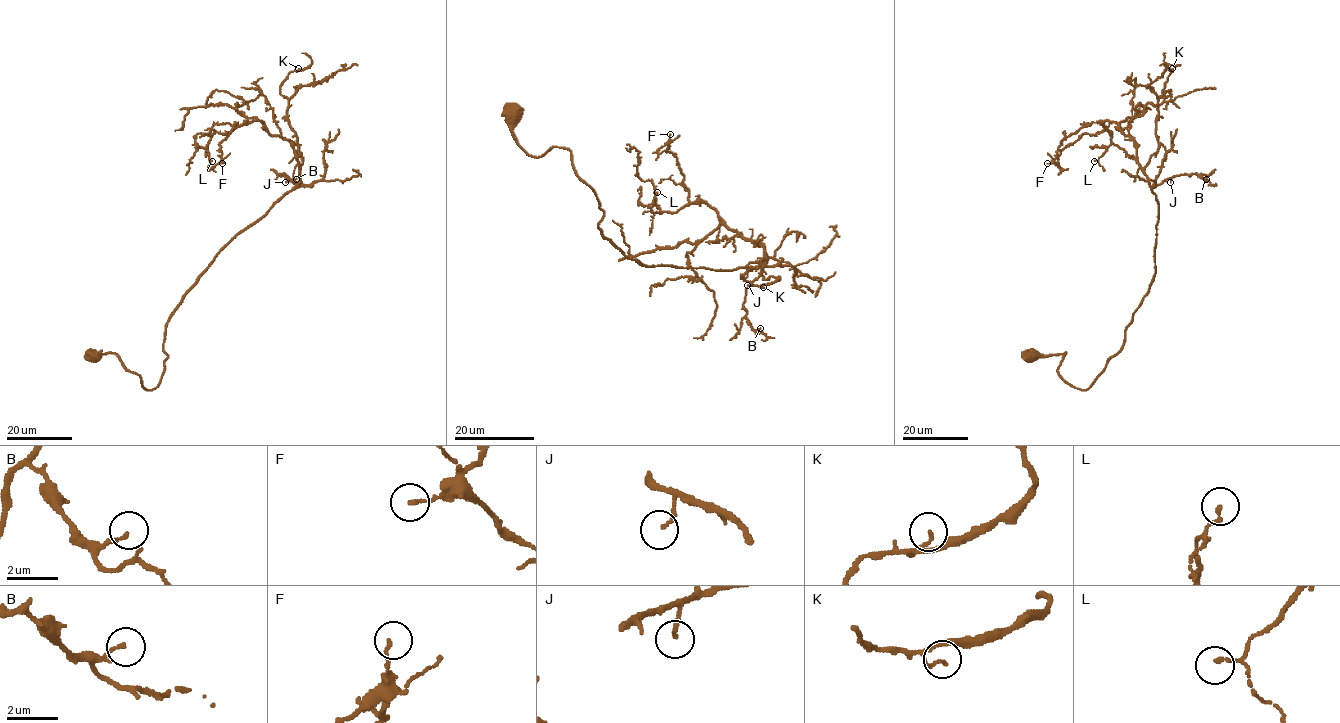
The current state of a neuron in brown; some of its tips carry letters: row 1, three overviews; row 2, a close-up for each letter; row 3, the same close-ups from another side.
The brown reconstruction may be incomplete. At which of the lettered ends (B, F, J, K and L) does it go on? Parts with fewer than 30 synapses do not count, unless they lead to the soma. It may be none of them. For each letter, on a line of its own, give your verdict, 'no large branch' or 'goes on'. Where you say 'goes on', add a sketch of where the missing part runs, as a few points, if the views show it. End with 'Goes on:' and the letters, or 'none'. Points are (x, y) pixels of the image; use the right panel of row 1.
B: no large branch
F: no large branch
J: no large branch
K: no large branch
L: no large branch
Goes on: none

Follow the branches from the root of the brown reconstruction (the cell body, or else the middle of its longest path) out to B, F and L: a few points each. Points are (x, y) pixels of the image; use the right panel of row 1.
B: (1156, 238), (1158, 203), (1152, 188), (1180, 175), (1196, 173), (1206, 179)
F: (1156, 238), (1156, 196), (1137, 159), (1137, 145), (1116, 123), (1080, 127), (1062, 140), (1056, 158), (1047, 163)
L: (1156, 238), (1158, 203), (1137, 159), (1133, 140), (1116, 123), (1105, 121), (1111, 145), (1094, 161)

